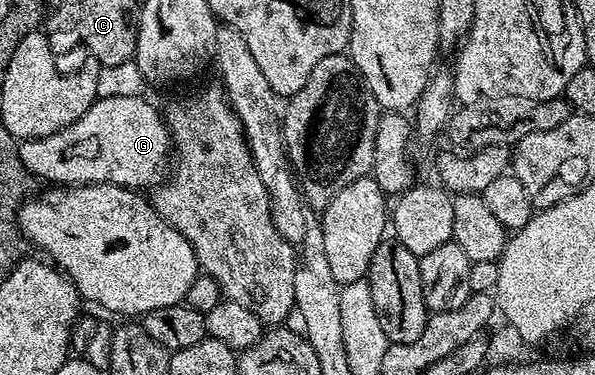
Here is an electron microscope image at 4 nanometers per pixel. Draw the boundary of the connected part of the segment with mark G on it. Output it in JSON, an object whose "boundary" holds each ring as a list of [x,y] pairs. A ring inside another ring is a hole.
{"boundary":[[[143,96],[136,97],[126,97],[126,98],[118,98],[118,97],[101,97],[97,99],[96,102],[90,107],[90,111],[86,111],[86,115],[82,115],[82,119],[78,119],[74,123],[70,123],[70,127],[62,127],[62,131],[54,131],[54,135],[46,135],[42,139],[30,139],[29,141],[20,141],[18,144],[18,159],[22,159],[22,167],[26,167],[26,171],[33,177],[41,177],[42,180],[48,181],[44,183],[51,183],[56,187],[67,187],[70,185],[123,185],[126,189],[135,189],[139,190],[141,188],[140,185],[148,185],[147,187],[155,187],[161,182],[165,180],[166,170],[170,165],[170,134],[168,132],[168,124],[164,122],[161,110],[159,108],[155,109],[154,106],[151,105],[148,101],[143,101]]]}

